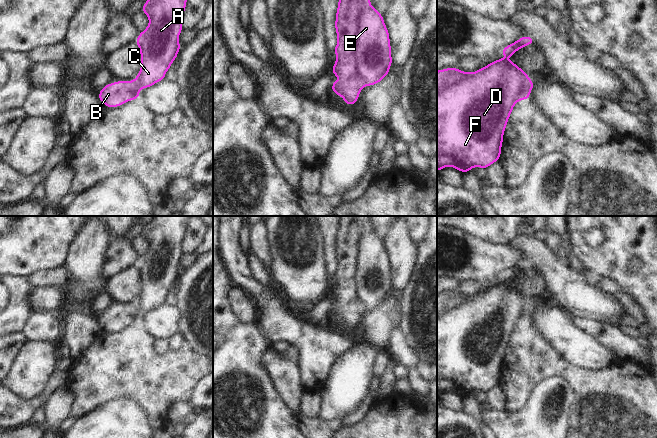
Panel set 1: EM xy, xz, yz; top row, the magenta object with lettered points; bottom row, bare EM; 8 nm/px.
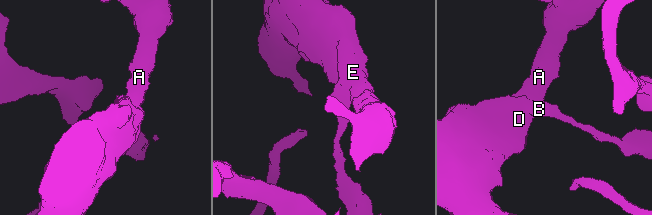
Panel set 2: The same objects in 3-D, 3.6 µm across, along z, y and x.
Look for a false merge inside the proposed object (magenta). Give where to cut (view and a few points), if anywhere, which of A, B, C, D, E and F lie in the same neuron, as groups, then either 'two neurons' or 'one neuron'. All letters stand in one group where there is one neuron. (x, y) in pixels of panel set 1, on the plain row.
cut xz (370, 228), (358, 244), (354, 277), (356, 301), (363, 309); groups A C D E F / B; two neurons

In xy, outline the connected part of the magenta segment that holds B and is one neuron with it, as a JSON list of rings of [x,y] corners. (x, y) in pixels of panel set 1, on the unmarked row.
[[[135,303],[131,305],[118,304],[115,307],[108,307],[105,311],[102,311],[97,321],[107,331],[115,332],[128,325],[138,324],[139,316],[140,312]]]

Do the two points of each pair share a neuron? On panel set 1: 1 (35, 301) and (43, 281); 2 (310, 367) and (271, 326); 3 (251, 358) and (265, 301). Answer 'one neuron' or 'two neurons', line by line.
1: two neurons
2: one neuron
3: two neurons

